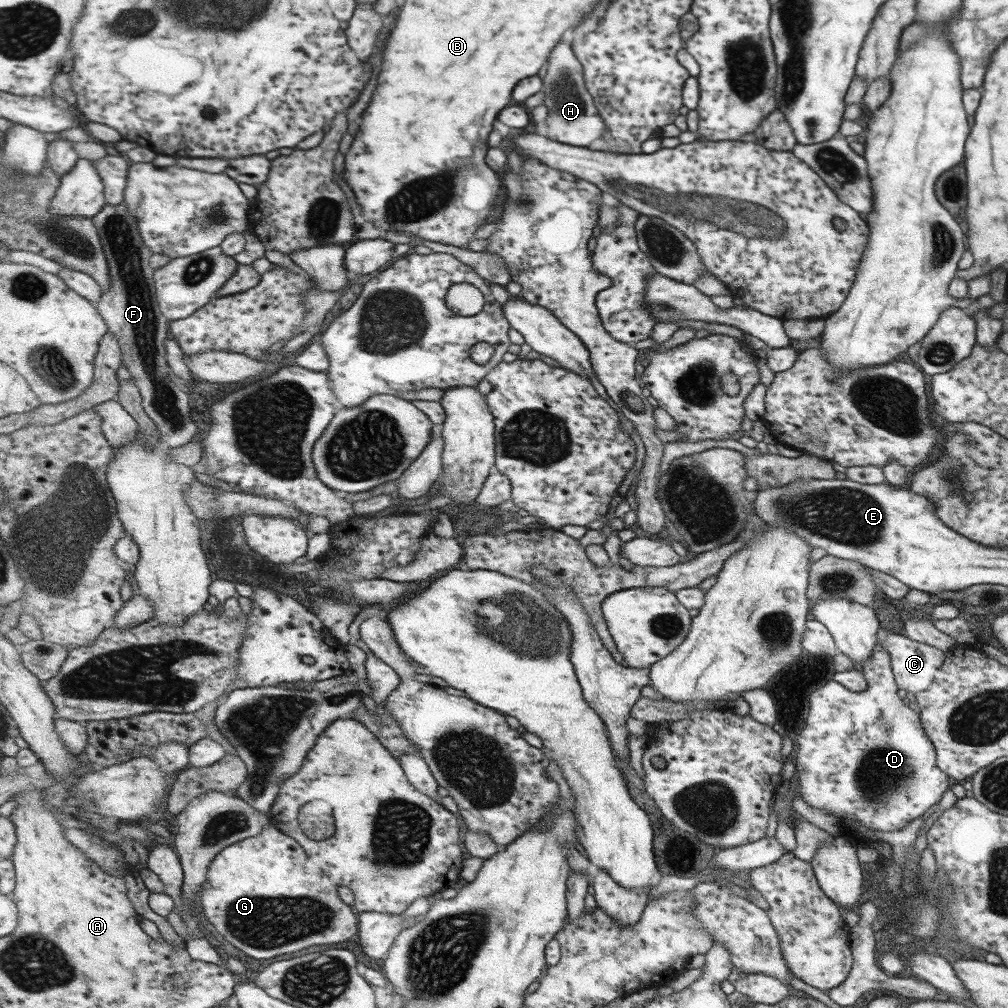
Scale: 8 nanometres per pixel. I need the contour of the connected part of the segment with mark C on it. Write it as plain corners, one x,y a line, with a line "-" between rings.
882,633
879,644
891,657
891,668
894,669
898,688
912,693
914,697
919,692
935,688
935,672
939,672
945,659
943,651
911,640
902,633

